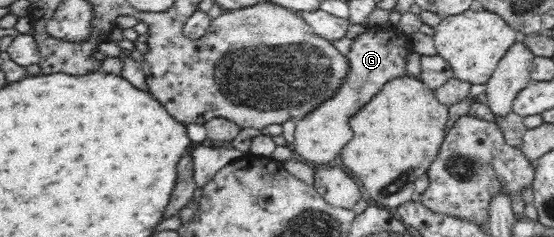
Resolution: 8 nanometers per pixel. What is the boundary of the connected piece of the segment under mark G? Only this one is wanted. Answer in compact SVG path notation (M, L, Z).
M393 25L369 27L359 35L347 56L349 74L341 90L321 103L315 112L295 122L294 141L291 144L295 156L313 168L329 166L330 162L338 159L345 144L353 138L353 131L347 124L349 118L380 92L389 80L405 77L406 59L412 51L409 36L397 31Z

